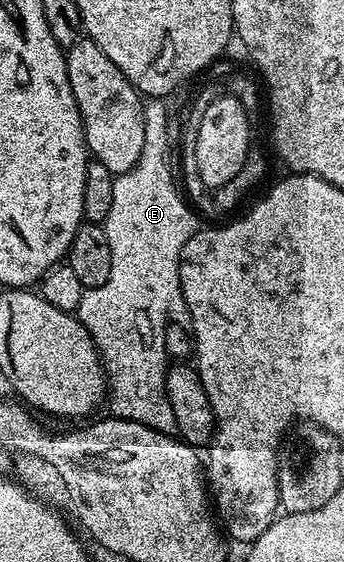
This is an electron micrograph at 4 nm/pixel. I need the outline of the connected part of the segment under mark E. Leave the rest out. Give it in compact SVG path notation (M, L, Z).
M150 100L145 103L144 148L140 160L128 172L117 175L112 188L112 212L104 223L108 236L108 248L112 248L112 273L108 280L96 288L84 292L76 317L86 326L92 336L94 347L102 357L102 368L108 383L109 413L126 421L136 421L148 428L166 434L166 426L176 426L176 418L166 418L166 371L168 357L165 350L165 330L169 310L185 311L186 302L180 288L180 256L184 244L200 229L199 215L180 189L179 179L170 171L170 134L166 131L165 101Z

